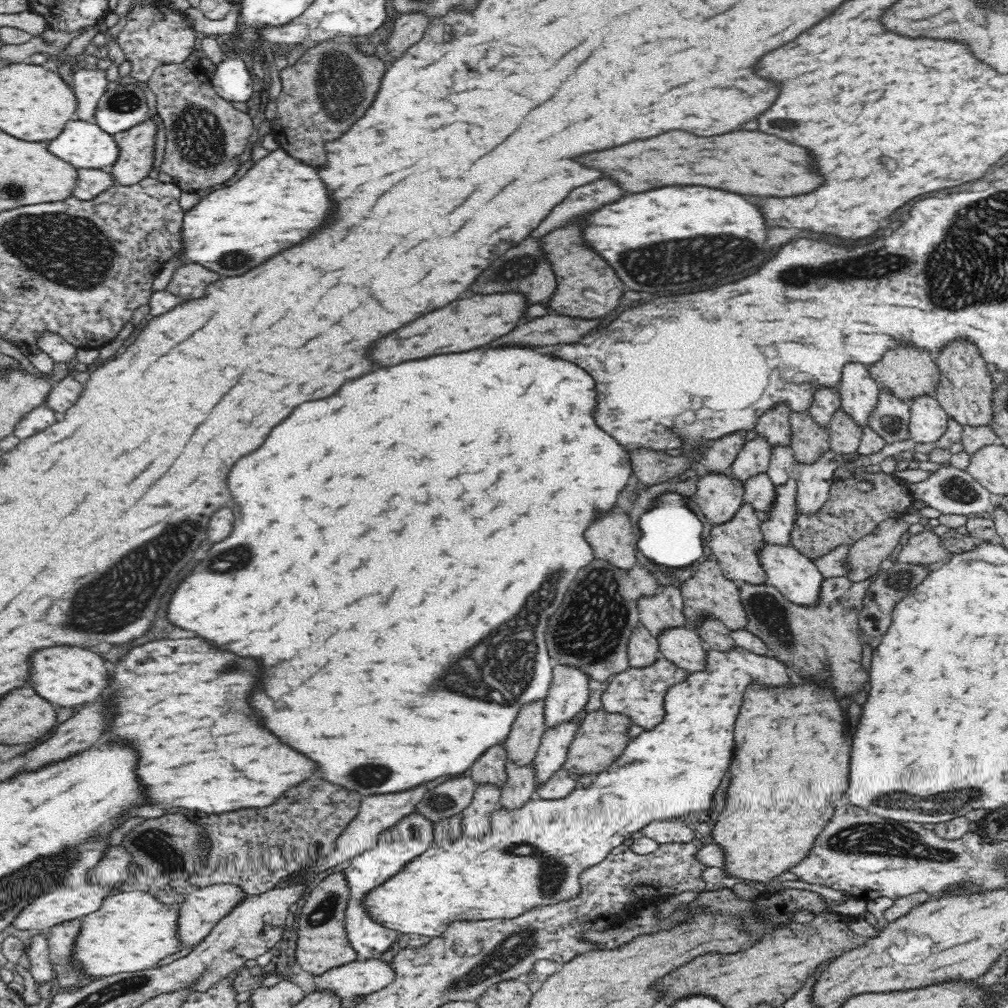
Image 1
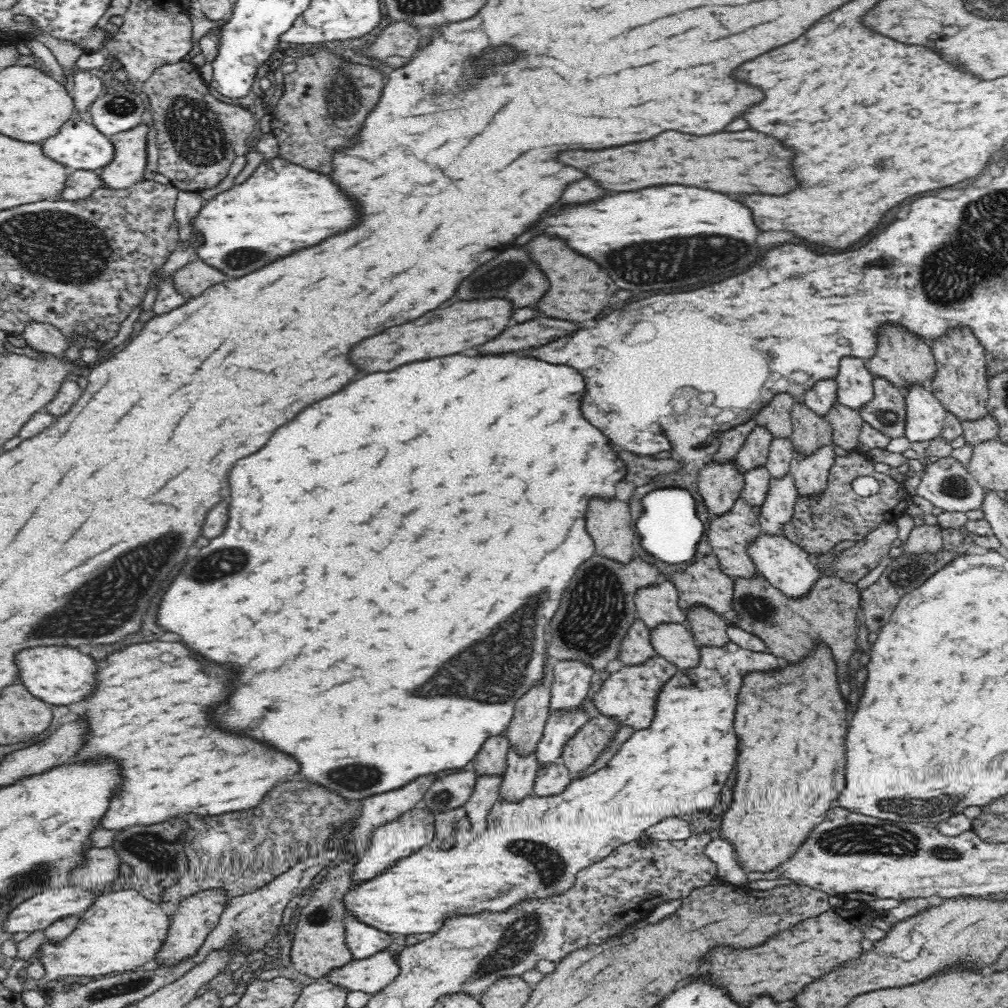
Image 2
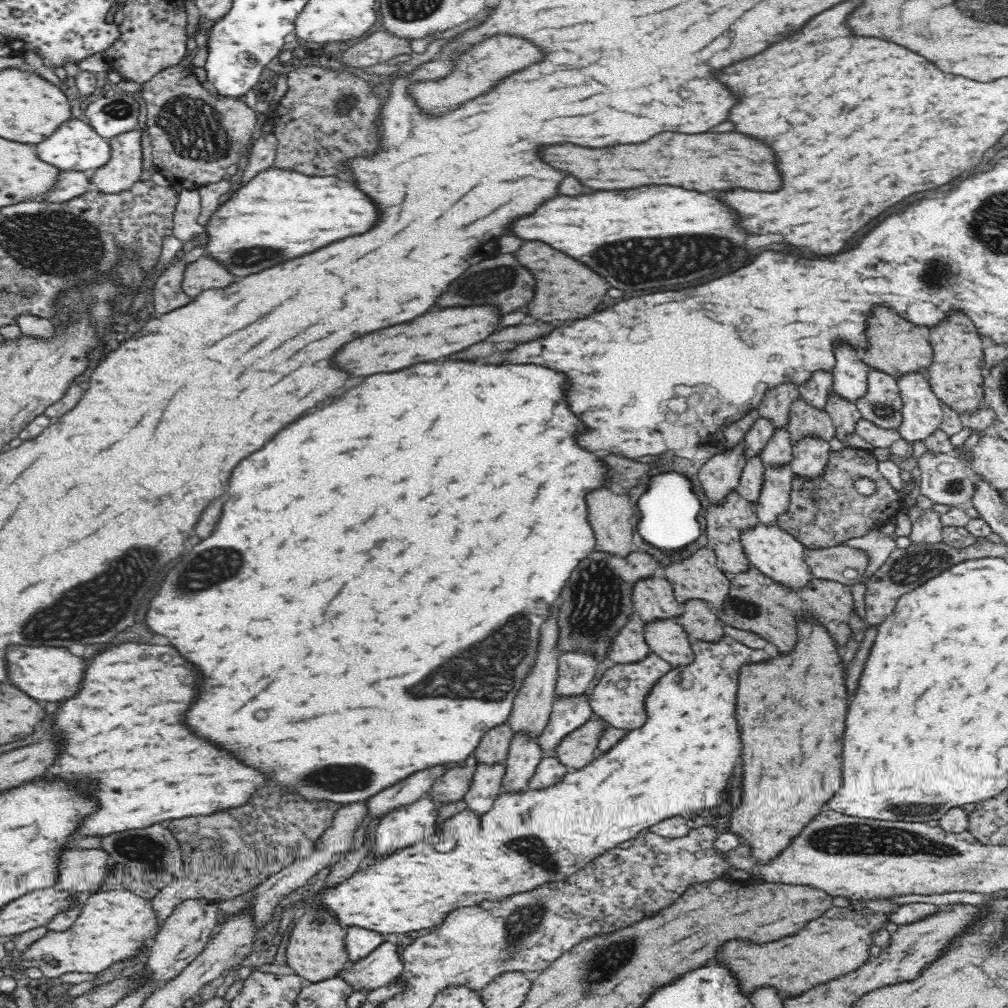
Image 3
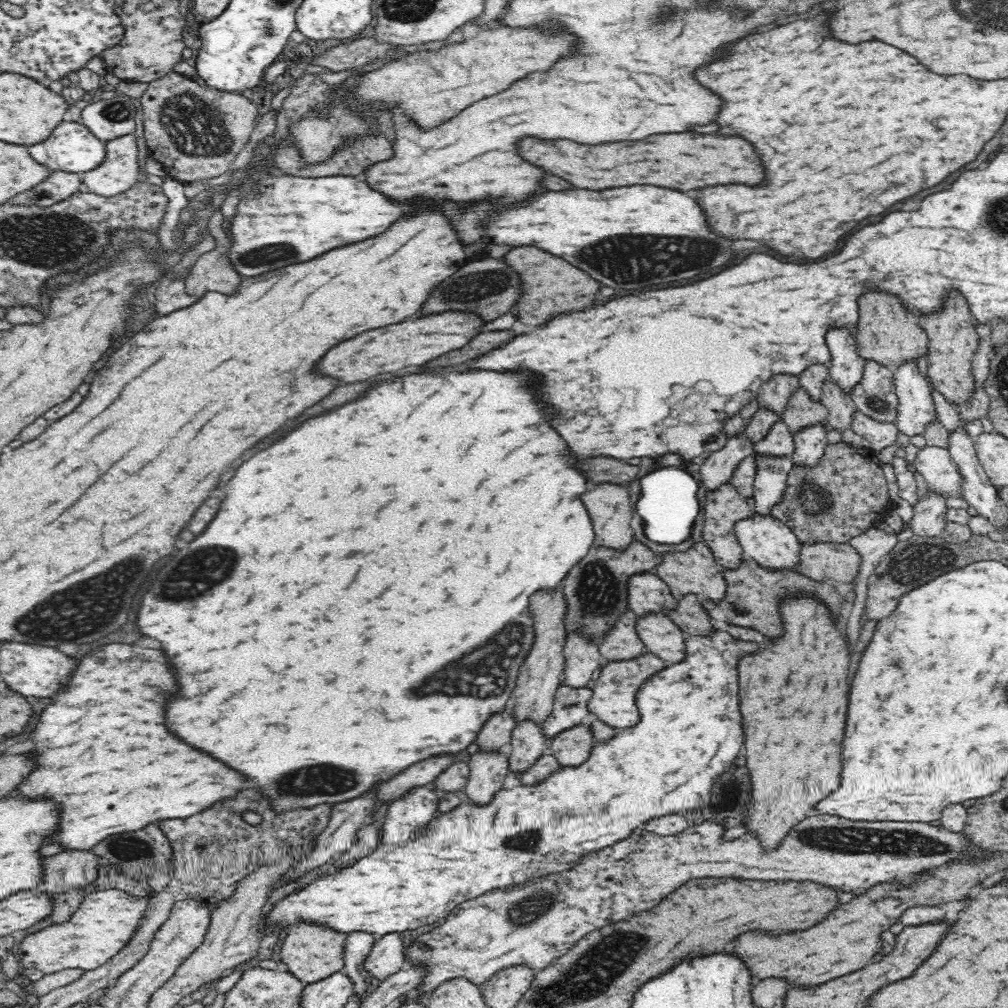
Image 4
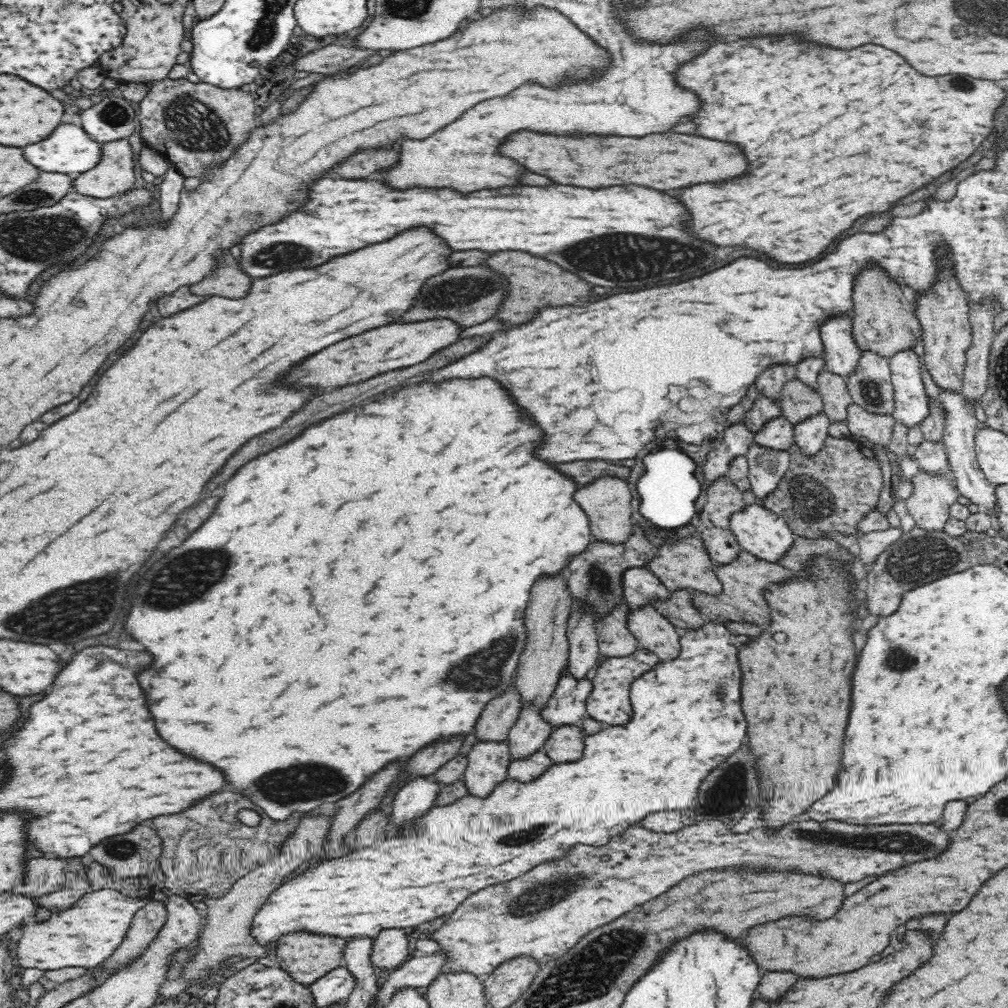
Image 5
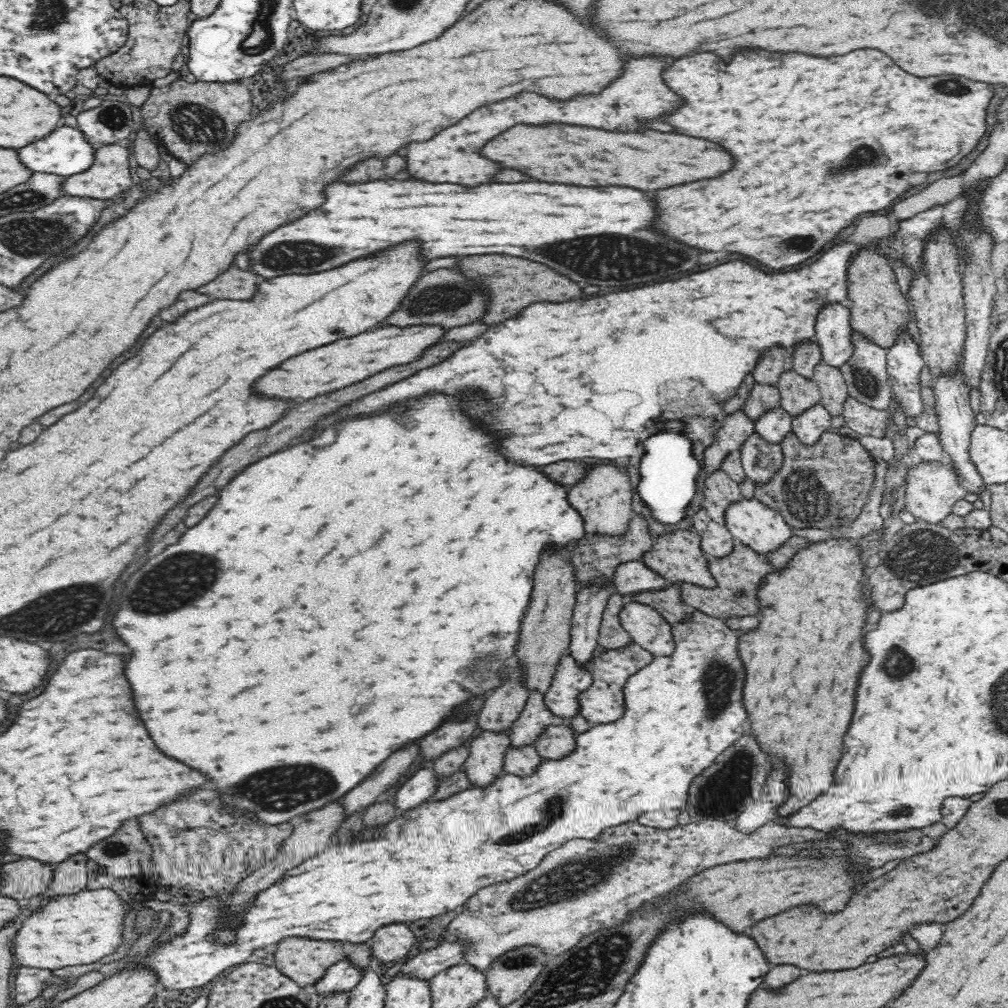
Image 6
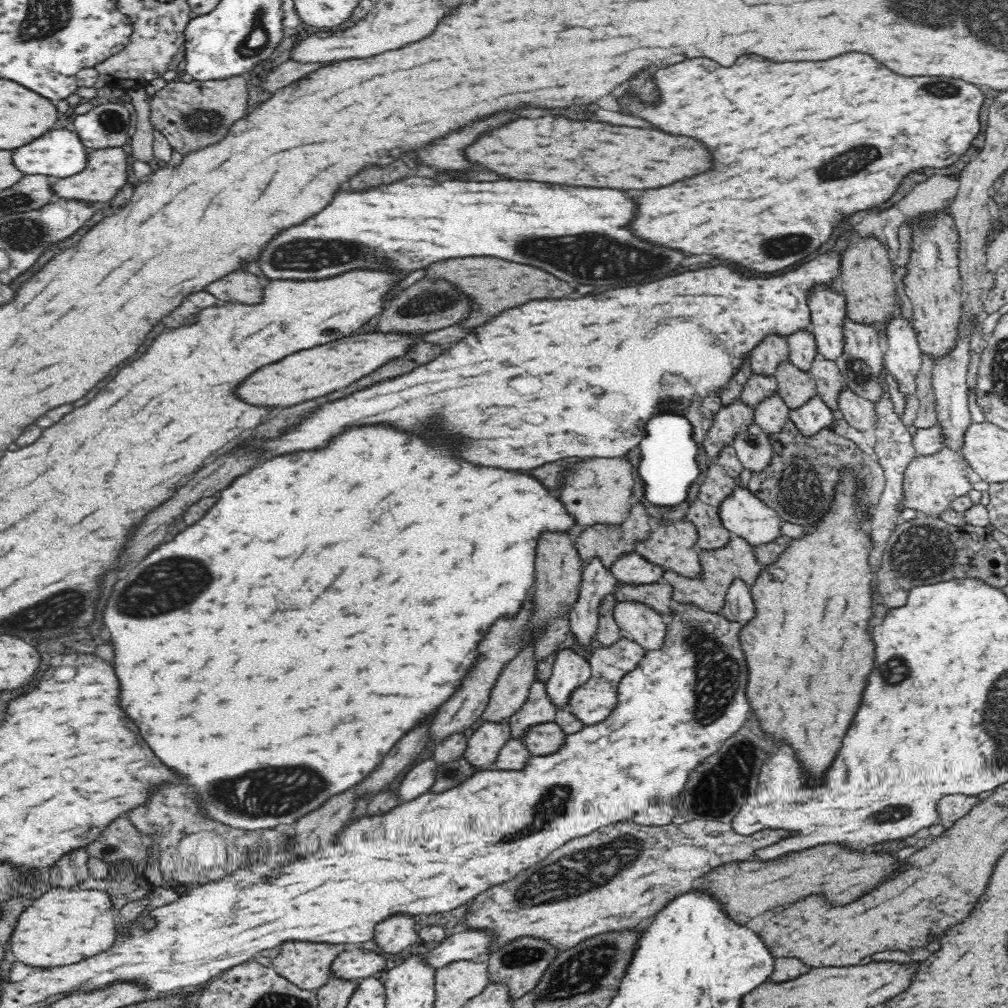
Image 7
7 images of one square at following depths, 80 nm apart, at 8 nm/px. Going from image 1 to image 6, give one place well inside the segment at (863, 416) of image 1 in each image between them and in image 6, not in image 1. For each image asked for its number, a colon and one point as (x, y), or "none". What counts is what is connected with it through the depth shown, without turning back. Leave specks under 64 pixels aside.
2: (855, 383)
3: (850, 375)
4: (846, 370)
5: (842, 356)
6: (834, 333)

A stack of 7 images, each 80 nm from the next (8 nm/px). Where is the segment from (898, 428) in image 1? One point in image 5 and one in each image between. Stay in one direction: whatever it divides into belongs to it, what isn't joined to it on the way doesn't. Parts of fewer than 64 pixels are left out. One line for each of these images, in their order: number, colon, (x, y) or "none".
2: (887, 413)
3: (883, 406)
4: (876, 398)
5: (870, 387)

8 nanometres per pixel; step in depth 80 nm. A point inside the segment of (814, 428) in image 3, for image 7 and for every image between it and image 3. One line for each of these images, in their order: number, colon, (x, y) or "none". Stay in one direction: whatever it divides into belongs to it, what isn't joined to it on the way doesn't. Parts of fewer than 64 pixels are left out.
4: (801, 413)
5: (799, 403)
6: (797, 396)
7: (796, 388)

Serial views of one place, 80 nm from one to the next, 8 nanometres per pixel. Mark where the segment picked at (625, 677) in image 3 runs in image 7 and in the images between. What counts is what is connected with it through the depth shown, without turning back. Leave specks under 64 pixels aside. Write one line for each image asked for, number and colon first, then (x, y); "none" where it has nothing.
4: (613, 701)
5: (609, 702)
6: (603, 703)
7: (593, 702)

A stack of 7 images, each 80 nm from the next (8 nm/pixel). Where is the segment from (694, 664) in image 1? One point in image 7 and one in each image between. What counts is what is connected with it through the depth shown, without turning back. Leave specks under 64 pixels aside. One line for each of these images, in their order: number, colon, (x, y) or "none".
2: (674, 642)
3: (668, 639)
4: (663, 637)
5: (656, 633)
6: (649, 629)
7: (639, 623)

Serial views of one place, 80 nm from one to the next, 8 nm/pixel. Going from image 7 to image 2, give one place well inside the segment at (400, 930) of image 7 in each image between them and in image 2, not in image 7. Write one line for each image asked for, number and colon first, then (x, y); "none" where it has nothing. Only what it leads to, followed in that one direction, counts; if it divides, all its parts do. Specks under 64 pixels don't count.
2: (370, 975)
3: (382, 966)
4: (387, 957)
5: (390, 949)
6: (396, 942)

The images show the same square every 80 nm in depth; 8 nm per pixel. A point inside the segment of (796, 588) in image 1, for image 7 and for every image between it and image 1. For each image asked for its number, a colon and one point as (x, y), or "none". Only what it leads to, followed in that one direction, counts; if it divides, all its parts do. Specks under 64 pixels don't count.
2: (786, 566)
3: (771, 550)
4: (772, 546)
5: (761, 533)
6: (753, 524)
7: (745, 516)

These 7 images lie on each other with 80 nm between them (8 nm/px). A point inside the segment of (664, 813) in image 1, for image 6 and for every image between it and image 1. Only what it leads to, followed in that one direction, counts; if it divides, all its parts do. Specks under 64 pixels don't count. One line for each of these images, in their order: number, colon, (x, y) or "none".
2: (533, 850)
3: (680, 760)
4: (689, 734)
5: (658, 761)
6: (427, 862)

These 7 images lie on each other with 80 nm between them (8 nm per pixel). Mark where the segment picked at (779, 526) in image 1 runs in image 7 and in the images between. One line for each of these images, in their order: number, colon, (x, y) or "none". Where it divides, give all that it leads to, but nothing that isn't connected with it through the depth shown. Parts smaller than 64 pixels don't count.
2: (778, 511)
3: (774, 502)
4: (771, 482)
5: (767, 467)
6: (761, 460)
7: (754, 449)

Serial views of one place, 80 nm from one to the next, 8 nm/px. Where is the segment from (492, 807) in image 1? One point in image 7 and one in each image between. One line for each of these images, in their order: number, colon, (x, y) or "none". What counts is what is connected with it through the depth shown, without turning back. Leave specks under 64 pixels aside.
2: (486, 793)
3: (486, 786)
4: (488, 770)
5: (488, 763)
6: (487, 752)
7: (484, 745)

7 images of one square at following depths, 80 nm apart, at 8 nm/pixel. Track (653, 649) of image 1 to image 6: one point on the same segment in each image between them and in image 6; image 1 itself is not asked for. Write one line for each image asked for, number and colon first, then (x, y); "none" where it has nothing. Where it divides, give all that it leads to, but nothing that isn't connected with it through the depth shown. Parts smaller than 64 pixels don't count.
2: (637, 649)
3: (630, 647)
4: (622, 643)
5: (616, 640)
6: (612, 635)

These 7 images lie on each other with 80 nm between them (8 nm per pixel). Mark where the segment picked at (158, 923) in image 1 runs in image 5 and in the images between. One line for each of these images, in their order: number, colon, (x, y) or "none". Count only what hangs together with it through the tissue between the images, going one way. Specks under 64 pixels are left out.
2: (124, 930)
3: (114, 927)
4: (108, 919)
5: (85, 935)

